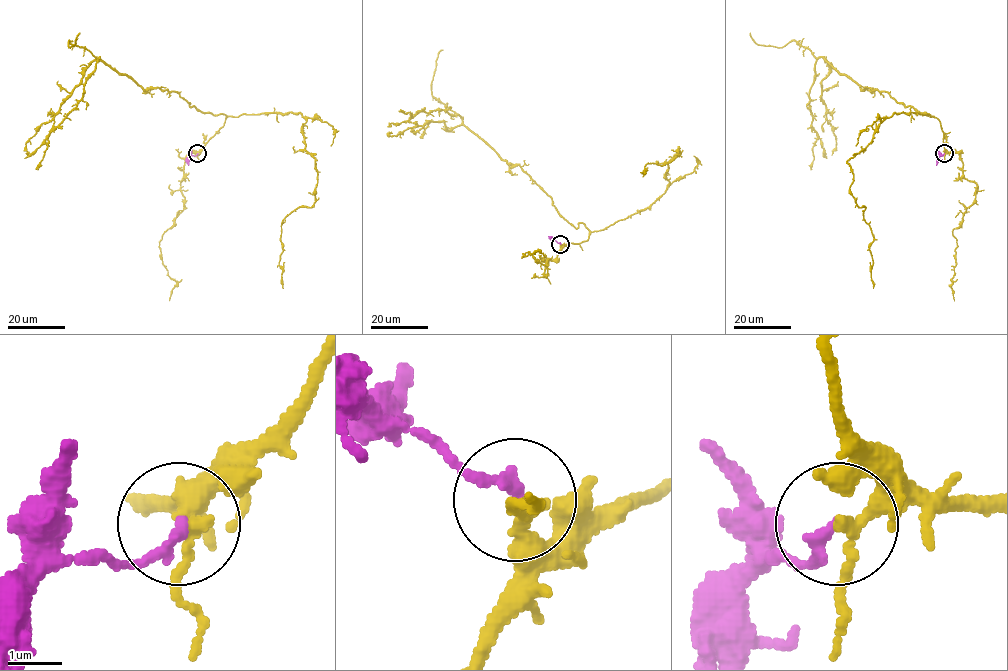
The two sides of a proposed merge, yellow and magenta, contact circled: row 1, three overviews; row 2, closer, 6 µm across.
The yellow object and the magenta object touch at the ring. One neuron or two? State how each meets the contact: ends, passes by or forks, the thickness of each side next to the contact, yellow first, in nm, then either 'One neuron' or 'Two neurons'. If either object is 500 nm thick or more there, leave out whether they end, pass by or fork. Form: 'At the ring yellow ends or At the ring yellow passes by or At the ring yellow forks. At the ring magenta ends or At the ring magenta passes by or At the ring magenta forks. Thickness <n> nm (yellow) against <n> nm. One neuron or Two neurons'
At the ring yellow passes by. At the ring magenta ends. Thickness 200 nm (yellow) against 220 nm. Two neurons

